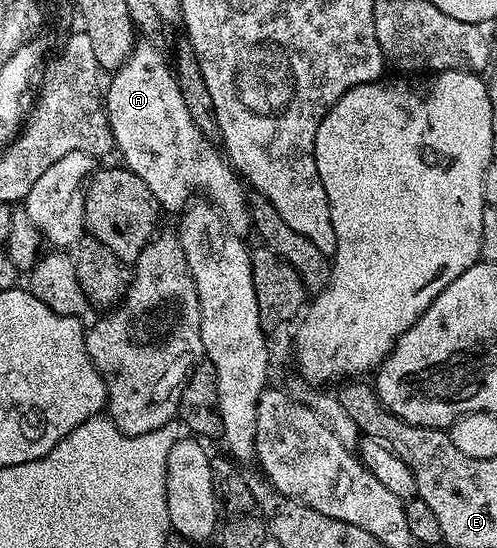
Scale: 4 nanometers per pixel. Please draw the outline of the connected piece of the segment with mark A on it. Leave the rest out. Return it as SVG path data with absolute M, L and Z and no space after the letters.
M146 38L135 43L130 57L109 77L110 89L107 87L104 92L106 120L114 135L117 155L122 155L121 163L152 190L159 209L181 213L191 203L194 188L199 188L206 192L202 193L205 199L222 213L231 232L249 233L250 205L239 173L220 152L218 157L214 149L217 147L200 134L192 114L188 114L188 106L184 106L184 98L180 98L177 75L170 64L166 65L157 46L150 43L154 42Z

